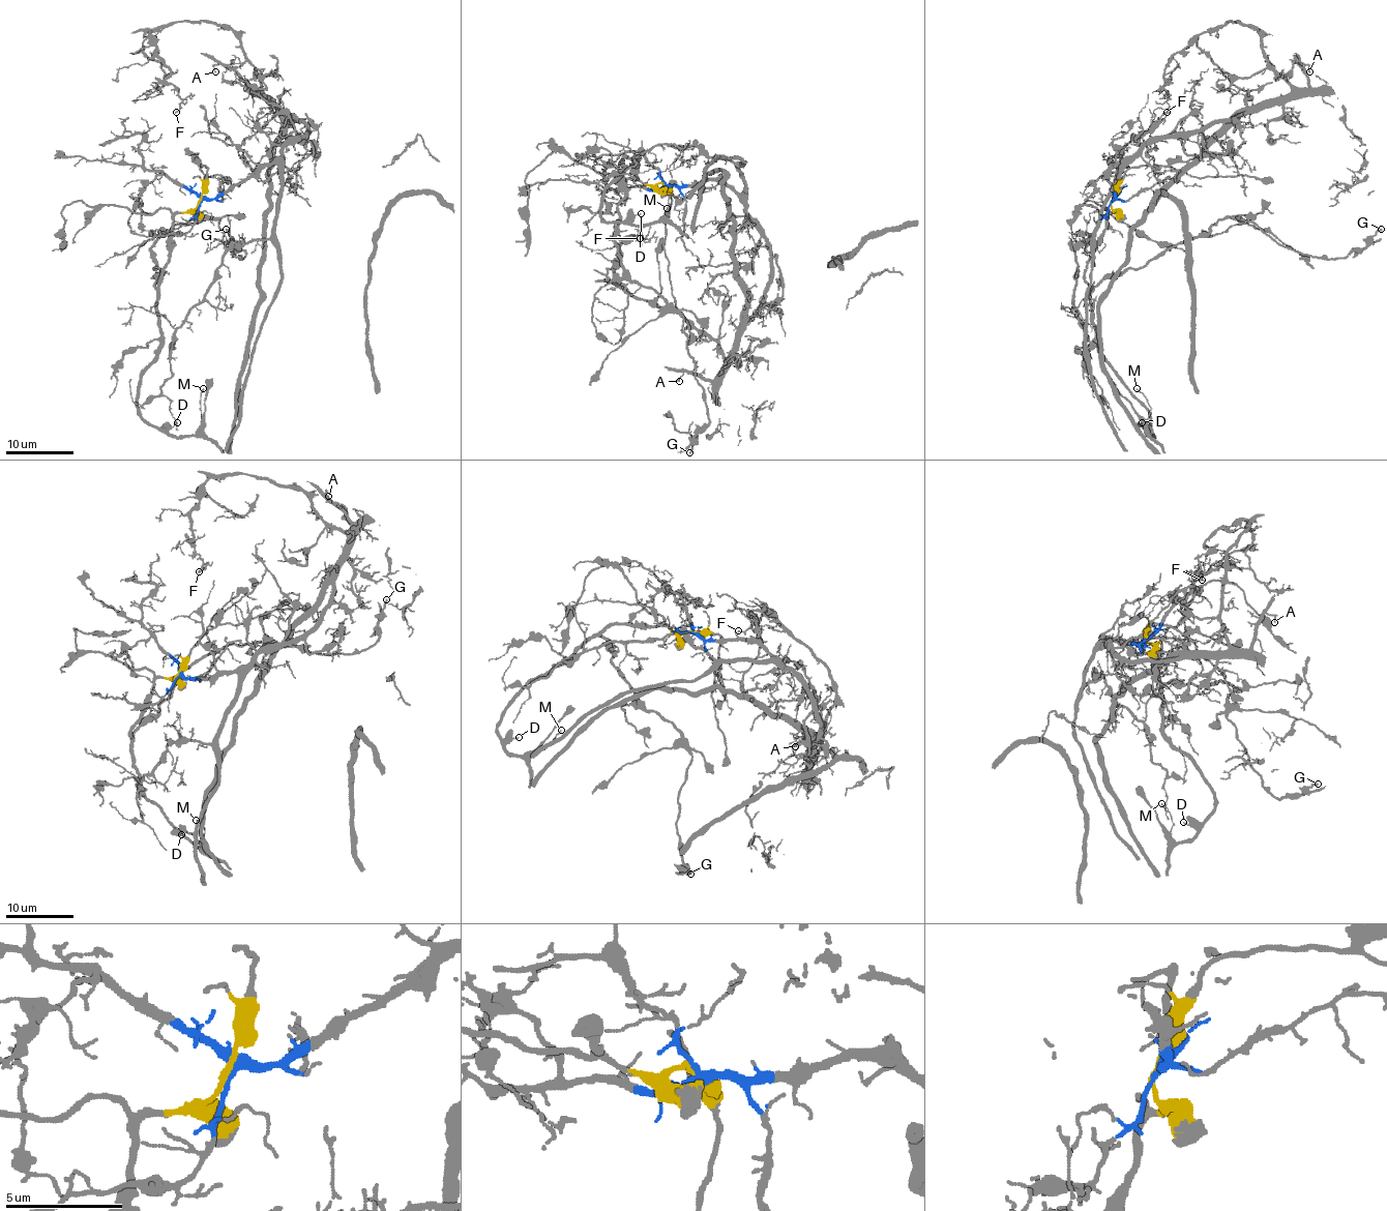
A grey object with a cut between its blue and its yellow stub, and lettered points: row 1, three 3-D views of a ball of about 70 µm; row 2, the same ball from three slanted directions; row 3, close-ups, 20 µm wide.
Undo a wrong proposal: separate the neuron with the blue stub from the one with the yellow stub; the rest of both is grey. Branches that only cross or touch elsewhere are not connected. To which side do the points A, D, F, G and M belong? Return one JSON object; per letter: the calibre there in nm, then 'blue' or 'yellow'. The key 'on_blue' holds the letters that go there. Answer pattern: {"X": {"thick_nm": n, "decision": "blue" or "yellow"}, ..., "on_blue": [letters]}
{"A": {"thick_nm": 120, "decision": "blue"}, "D": {"thick_nm": 120, "decision": "yellow"}, "F": {"thick_nm": 140, "decision": "blue"}, "G": {"thick_nm": 220, "decision": "yellow"}, "M": {"thick_nm": 130, "decision": "yellow"}, "on_blue": ["A", "F"]}

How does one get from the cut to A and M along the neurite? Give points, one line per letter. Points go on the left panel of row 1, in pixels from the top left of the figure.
A: (201, 201), (220, 197), (307, 131), (300, 121), (223, 65), (214, 67), (215, 72)
M: (201, 201), (174, 217), (158, 287), (160, 351), (142, 375), (140, 415), (190, 437), (202, 425), (202, 388)

